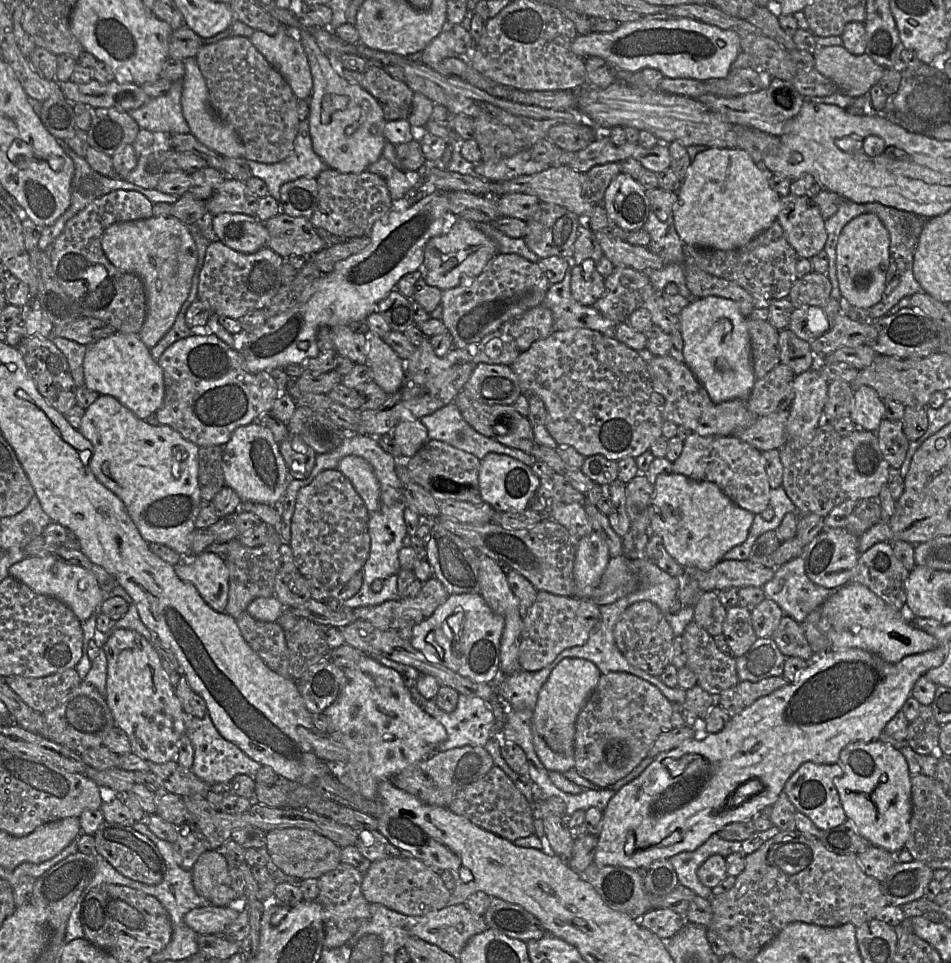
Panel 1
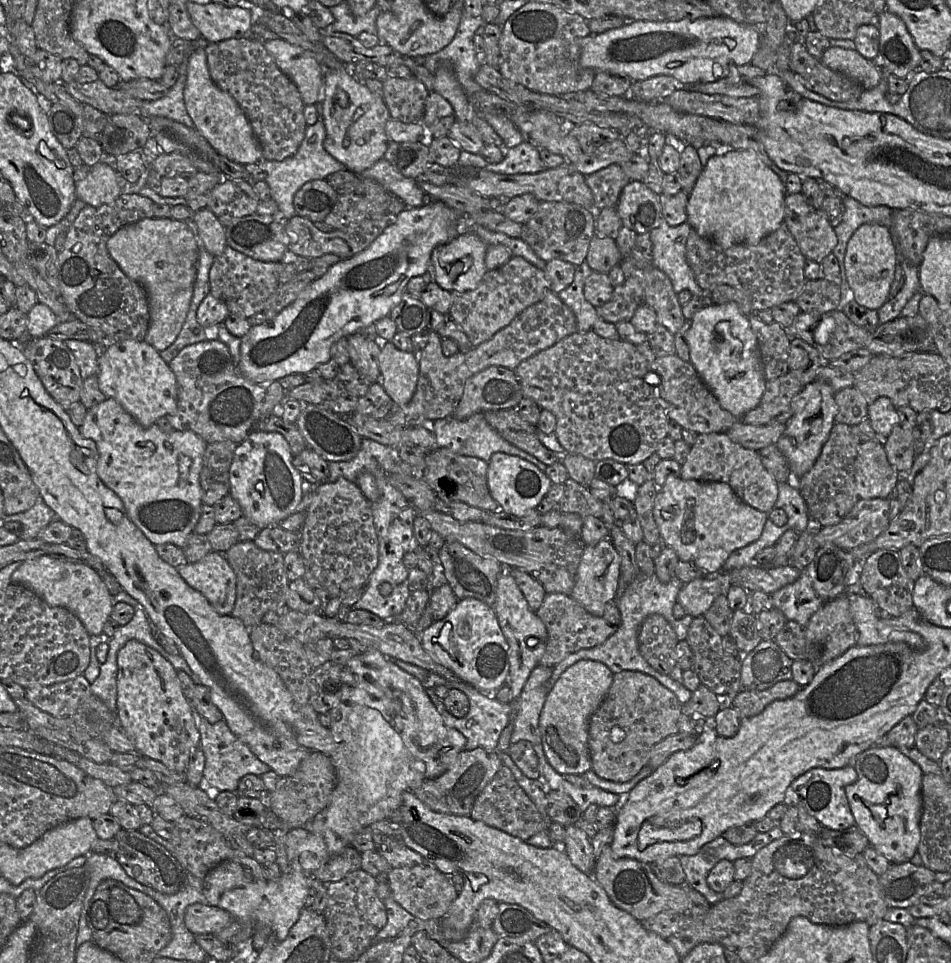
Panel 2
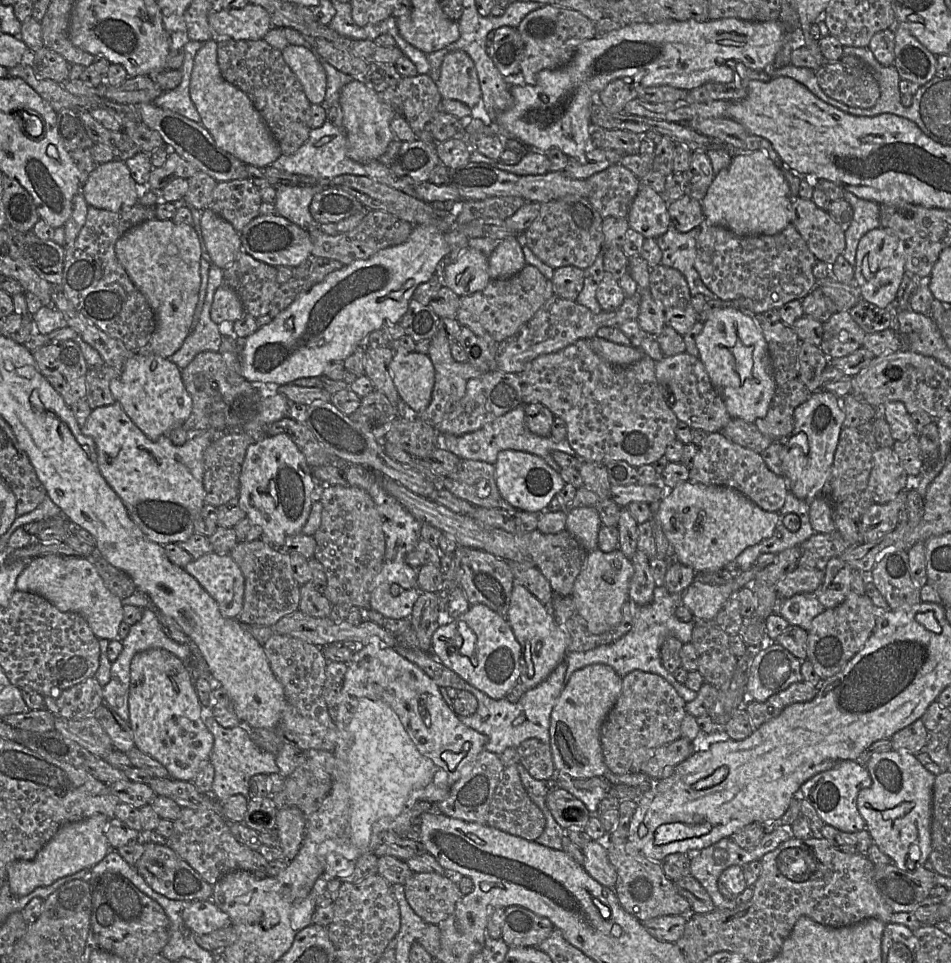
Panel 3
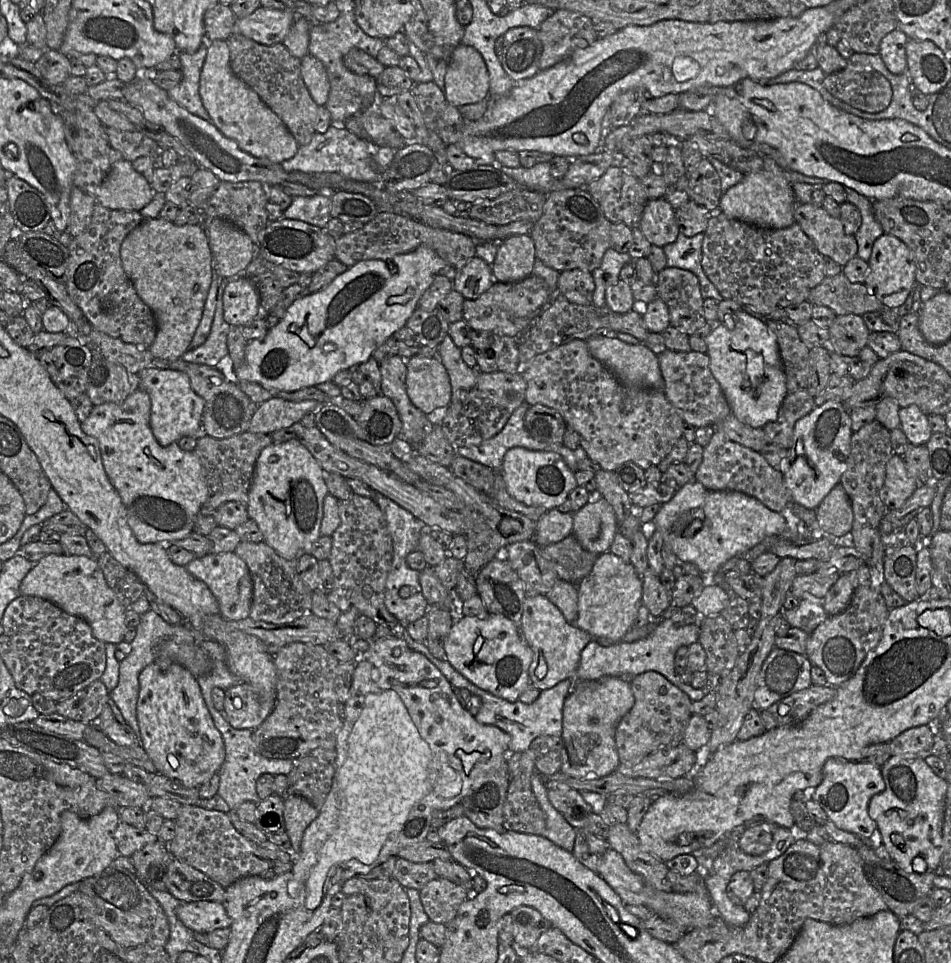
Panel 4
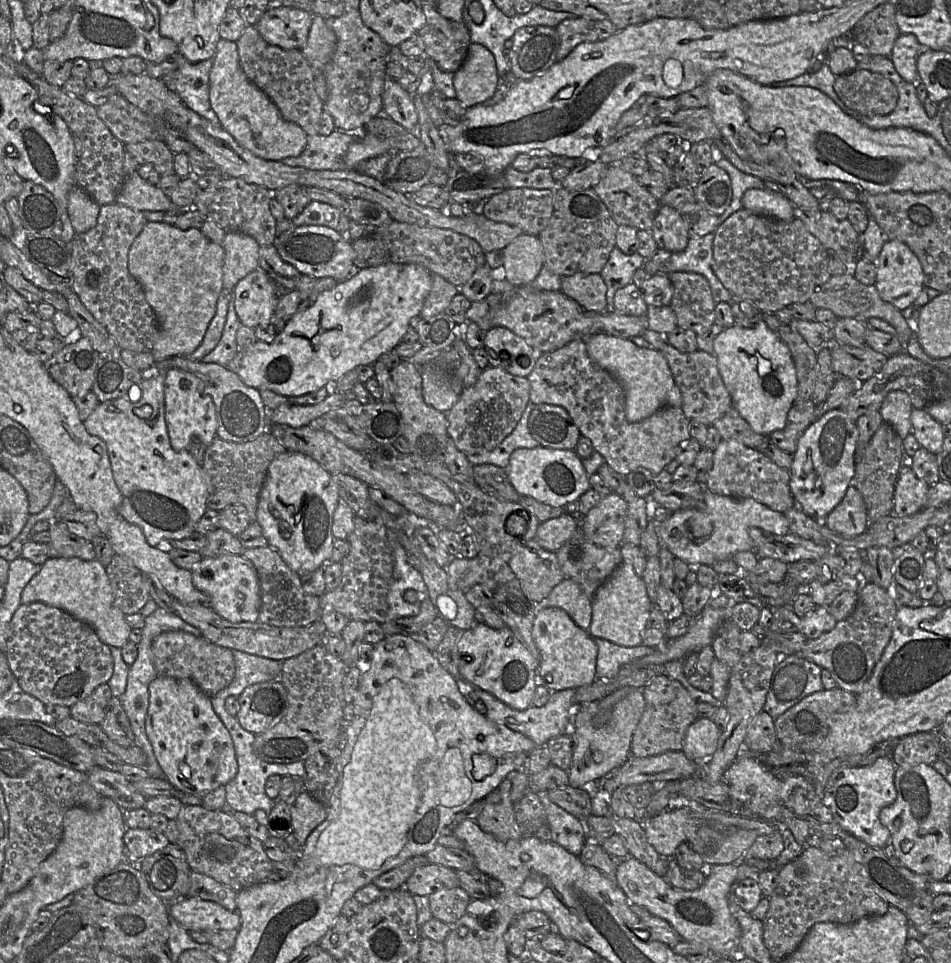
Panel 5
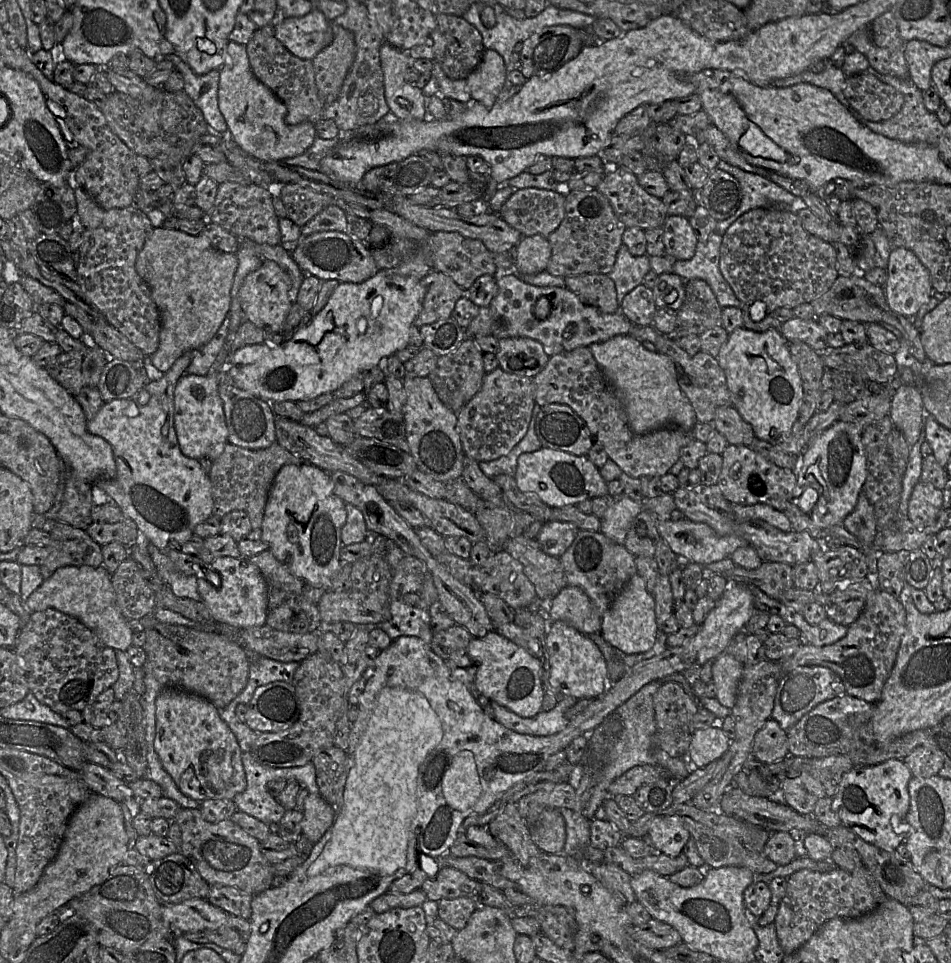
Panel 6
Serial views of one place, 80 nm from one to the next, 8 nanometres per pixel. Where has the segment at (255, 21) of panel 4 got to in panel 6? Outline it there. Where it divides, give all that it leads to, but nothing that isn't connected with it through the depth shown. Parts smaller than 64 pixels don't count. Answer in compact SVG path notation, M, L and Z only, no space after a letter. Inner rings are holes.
M313 9L302 17L280 17L276 38L295 56L312 61L332 41L332 23Z

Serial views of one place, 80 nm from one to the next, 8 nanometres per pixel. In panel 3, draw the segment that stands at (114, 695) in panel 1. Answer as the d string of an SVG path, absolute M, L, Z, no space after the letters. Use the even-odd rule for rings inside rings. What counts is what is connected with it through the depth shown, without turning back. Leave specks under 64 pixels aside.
M153 648L135 654L130 664L128 705L135 746L160 762L167 769L169 778L192 782L200 768L210 760L214 738L201 719L202 706L186 663L163 649Z

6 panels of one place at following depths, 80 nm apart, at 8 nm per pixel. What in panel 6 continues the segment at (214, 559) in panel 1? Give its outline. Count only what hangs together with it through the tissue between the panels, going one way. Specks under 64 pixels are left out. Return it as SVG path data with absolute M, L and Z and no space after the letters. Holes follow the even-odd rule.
M219 557L210 564L203 564L201 573L197 576L198 592L201 600L208 607L216 621L233 627L256 627L266 625L267 618L267 584L257 567L249 558ZM208 571L220 576L220 585L216 587L207 578Z

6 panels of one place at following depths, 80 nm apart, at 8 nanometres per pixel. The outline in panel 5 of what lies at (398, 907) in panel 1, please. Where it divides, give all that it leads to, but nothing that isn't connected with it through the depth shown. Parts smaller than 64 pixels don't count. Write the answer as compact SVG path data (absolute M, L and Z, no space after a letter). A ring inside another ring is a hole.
M460 887L444 888L428 896L433 918L454 925L466 912L470 896Z

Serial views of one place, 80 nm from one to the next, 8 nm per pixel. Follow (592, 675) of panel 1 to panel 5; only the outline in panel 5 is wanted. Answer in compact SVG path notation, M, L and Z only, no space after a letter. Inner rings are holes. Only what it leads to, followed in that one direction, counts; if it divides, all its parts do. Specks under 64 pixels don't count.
M632 690L613 706L610 718L604 725L595 725L593 719L598 713L597 703L576 706L571 714L570 733L575 747L571 765L567 770L571 786L594 789L594 785L630 758L631 739L644 709L641 690Z

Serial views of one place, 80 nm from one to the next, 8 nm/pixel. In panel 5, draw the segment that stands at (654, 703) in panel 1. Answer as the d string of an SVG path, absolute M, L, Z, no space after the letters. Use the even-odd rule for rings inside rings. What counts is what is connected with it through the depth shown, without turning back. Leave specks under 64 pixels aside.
M664 675L651 678L641 692L644 709L632 735L630 757L644 758L668 751L683 751L687 730L695 720L696 702L678 681Z

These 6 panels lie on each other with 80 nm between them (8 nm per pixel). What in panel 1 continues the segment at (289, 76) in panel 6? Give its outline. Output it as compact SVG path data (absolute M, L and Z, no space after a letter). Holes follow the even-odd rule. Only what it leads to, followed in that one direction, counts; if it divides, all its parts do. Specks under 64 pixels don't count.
M232 36L205 44L195 57L206 80L214 111L236 130L243 143L243 158L265 164L277 163L287 158L294 149L301 122L297 110L299 99L286 79L266 60L250 39Z

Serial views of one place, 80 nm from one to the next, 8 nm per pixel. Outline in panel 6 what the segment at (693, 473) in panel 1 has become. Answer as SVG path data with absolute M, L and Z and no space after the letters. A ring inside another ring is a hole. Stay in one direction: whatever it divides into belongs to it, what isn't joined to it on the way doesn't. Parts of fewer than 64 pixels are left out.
M728 444L721 456L723 464L716 485L732 504L763 503L778 511L784 511L788 503L795 498L798 486L794 471L776 466L744 445Z

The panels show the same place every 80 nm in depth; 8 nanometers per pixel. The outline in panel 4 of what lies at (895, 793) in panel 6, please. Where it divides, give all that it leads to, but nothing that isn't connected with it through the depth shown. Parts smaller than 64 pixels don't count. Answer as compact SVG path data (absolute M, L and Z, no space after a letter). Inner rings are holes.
M830 758L824 765L821 782L808 792L808 799L815 801L838 828L869 841L872 834L878 830L876 822L868 813L869 802L884 789L881 766L845 758Z

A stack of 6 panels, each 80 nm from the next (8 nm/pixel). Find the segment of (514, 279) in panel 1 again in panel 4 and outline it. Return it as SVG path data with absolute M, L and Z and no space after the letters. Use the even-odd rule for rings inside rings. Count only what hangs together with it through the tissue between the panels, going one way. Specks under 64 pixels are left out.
M531 274L518 282L494 281L492 286L476 299L465 299L463 320L476 331L490 331L498 335L515 337L520 334L544 309L550 300L550 289L546 282Z

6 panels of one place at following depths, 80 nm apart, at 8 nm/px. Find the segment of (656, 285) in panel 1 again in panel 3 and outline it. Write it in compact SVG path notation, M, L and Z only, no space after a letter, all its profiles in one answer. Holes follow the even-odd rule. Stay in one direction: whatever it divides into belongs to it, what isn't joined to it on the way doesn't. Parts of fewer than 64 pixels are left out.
M671 225L665 234L656 239L662 251L661 264L681 272L692 295L702 294L715 299L717 296L706 287L695 268L696 243L700 232L698 227L682 233Z

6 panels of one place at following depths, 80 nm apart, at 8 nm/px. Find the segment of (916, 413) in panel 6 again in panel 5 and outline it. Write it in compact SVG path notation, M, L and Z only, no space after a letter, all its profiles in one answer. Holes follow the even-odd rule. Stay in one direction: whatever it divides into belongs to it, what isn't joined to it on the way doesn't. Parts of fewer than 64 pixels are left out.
M891 391L884 399L879 413L883 421L889 424L895 432L905 438L911 434L911 399L904 391Z

